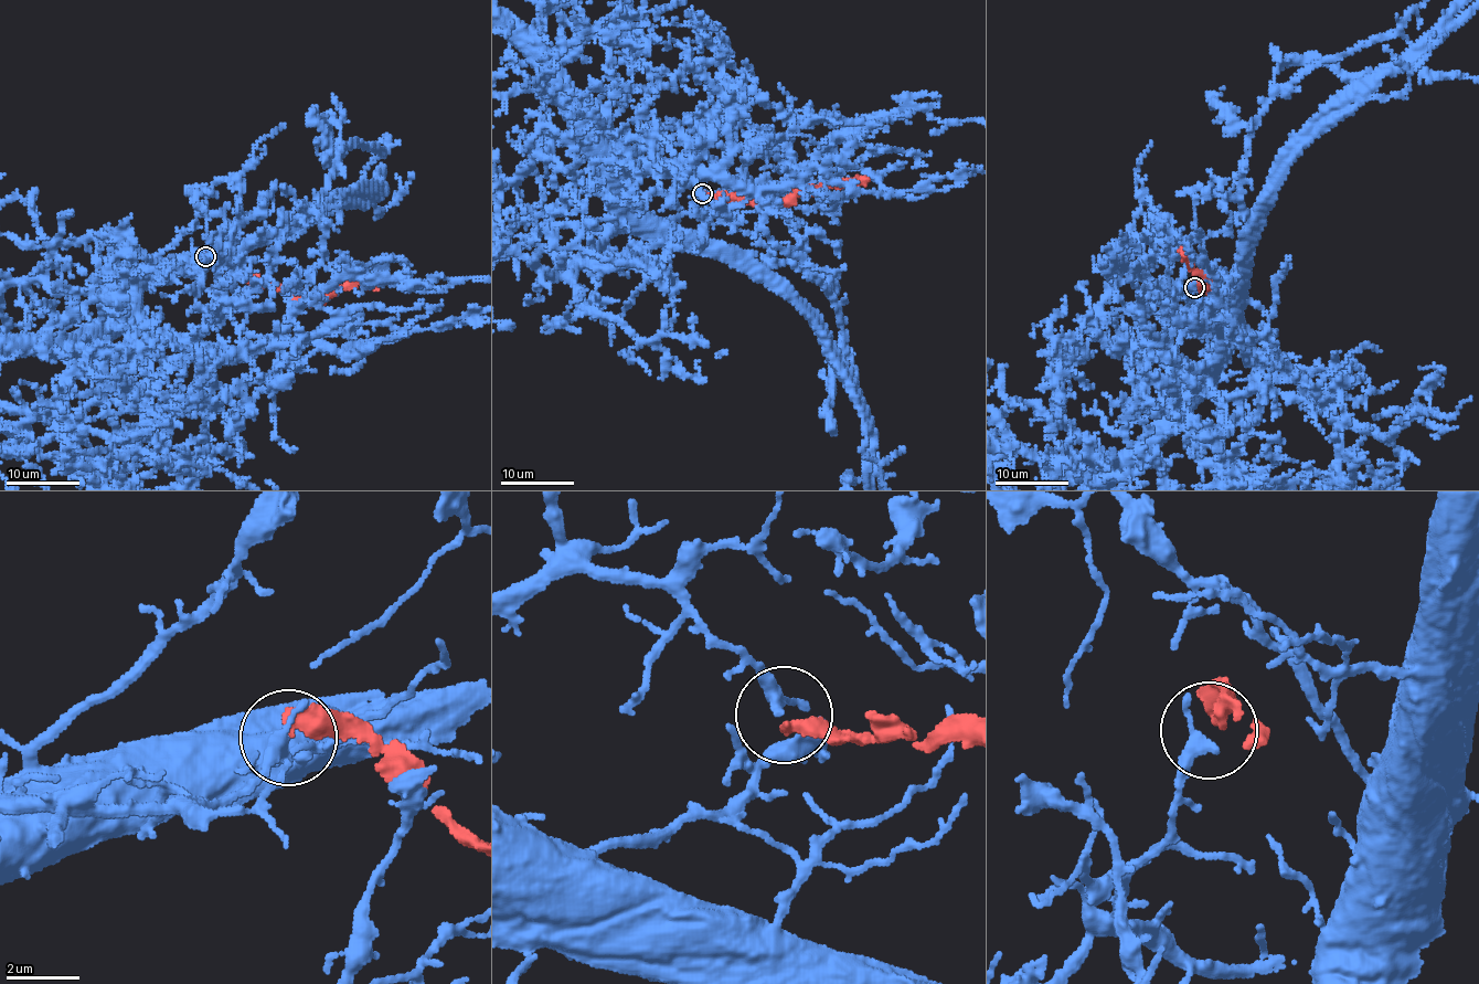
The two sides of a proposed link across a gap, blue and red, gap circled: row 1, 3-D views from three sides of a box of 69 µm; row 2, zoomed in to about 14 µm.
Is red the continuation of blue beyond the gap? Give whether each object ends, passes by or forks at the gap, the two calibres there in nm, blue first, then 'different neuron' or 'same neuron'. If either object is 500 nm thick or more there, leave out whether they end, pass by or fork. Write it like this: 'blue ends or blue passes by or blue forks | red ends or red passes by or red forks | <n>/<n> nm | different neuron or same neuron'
blue passes by | red ends | 320/400 nm | different neuron

